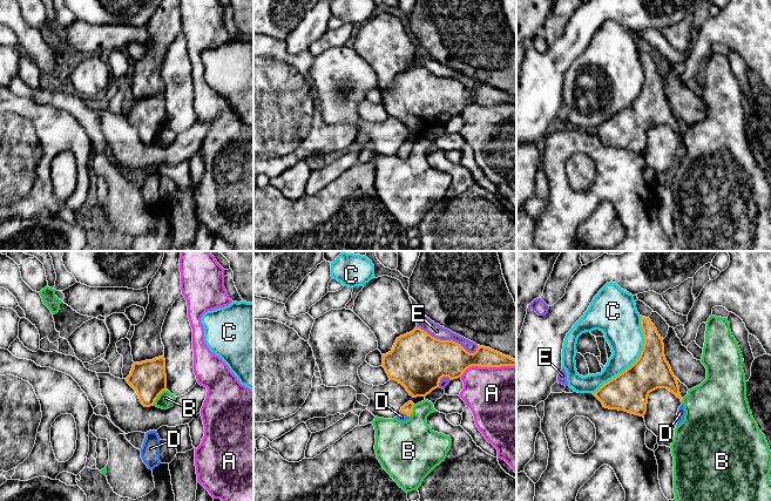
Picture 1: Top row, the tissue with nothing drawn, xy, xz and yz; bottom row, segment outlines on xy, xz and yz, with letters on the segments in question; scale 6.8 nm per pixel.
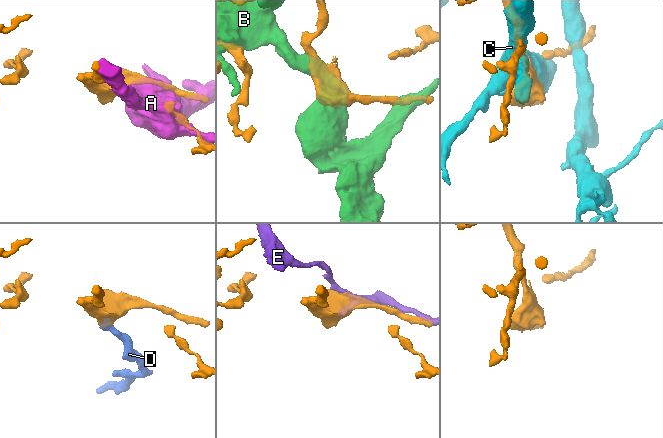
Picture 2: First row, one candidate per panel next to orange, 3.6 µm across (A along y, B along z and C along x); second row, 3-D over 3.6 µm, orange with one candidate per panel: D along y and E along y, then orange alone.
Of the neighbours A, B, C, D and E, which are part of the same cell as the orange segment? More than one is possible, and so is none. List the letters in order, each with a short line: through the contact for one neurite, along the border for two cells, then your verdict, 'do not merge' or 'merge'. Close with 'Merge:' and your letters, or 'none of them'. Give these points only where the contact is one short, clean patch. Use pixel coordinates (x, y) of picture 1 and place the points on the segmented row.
A: do not merge
B: do not merge
C: do not merge
D: line xz (407, 408), (405, 413), (401, 417); merge
E: do not merge
Merge: D

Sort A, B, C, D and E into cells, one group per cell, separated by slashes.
A / B / C / D / E

